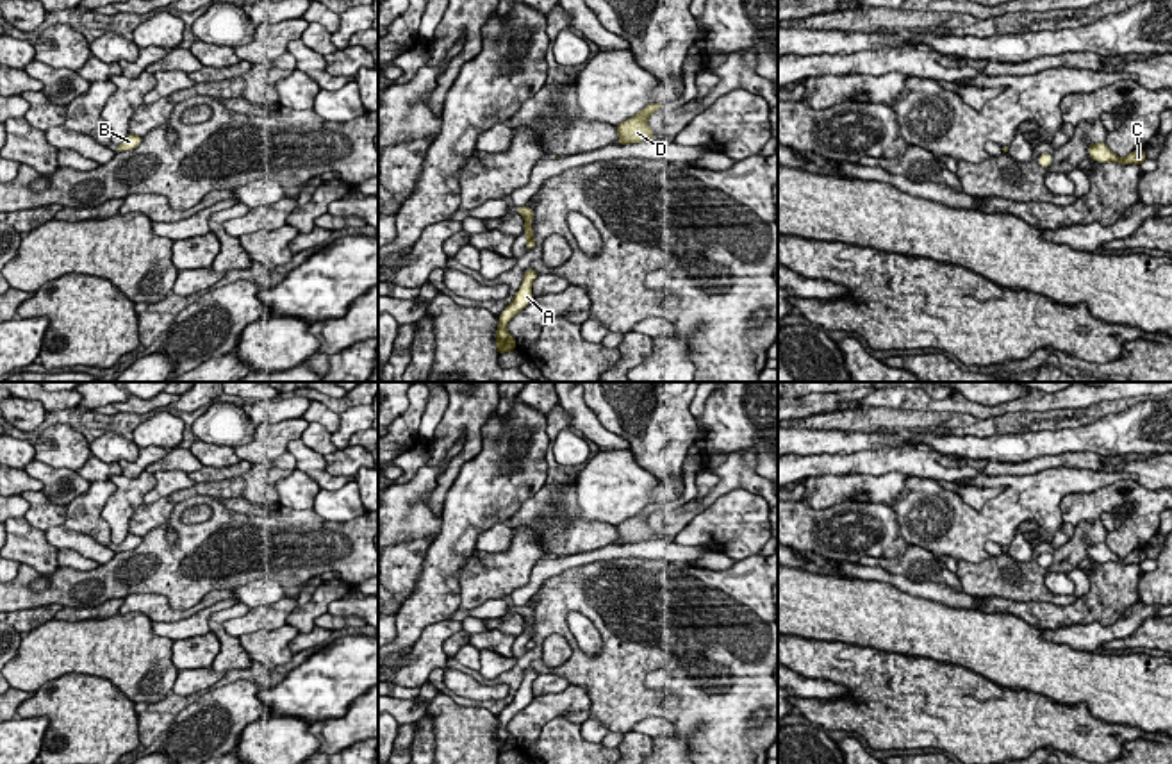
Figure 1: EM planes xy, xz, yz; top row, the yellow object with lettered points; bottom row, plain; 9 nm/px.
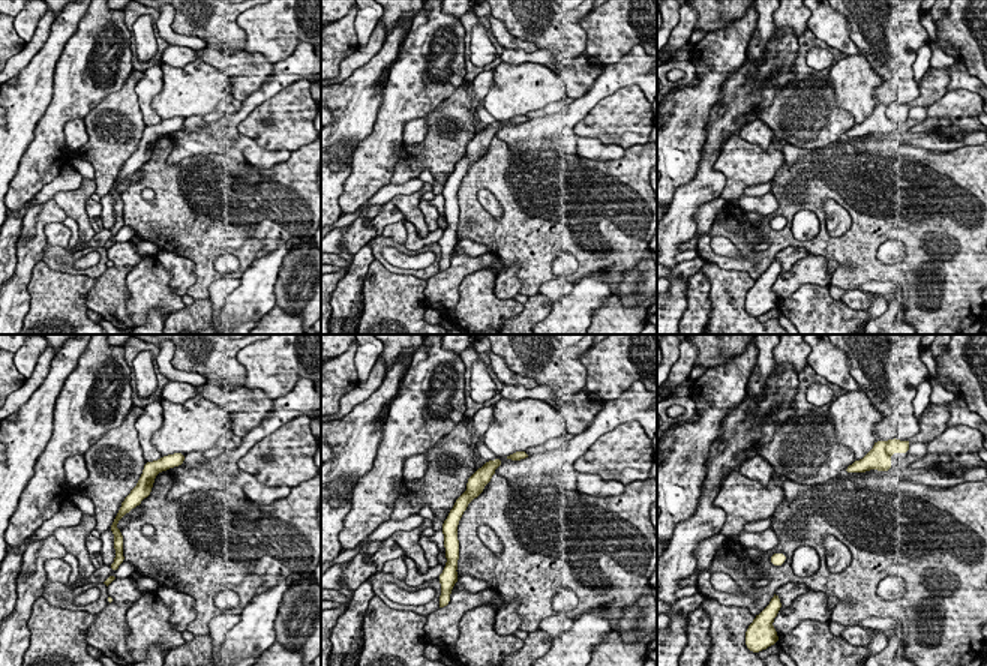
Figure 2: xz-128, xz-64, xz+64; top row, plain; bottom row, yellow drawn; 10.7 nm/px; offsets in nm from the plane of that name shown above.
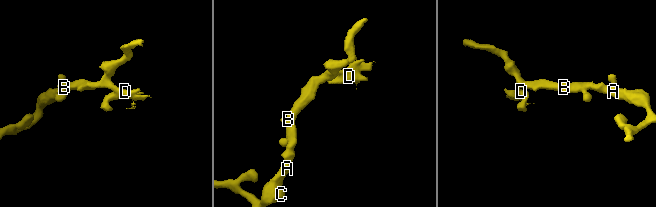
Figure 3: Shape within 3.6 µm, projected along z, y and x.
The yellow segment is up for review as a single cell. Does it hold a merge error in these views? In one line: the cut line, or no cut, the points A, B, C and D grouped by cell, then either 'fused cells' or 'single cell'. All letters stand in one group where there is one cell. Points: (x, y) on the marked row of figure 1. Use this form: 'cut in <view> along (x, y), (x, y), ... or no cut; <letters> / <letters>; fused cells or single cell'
no cut; A B C D; single cell

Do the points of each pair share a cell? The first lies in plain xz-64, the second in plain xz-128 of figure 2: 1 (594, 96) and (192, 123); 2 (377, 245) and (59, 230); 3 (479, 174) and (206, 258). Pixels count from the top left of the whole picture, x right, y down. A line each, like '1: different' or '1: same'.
1: different
2: different
3: same

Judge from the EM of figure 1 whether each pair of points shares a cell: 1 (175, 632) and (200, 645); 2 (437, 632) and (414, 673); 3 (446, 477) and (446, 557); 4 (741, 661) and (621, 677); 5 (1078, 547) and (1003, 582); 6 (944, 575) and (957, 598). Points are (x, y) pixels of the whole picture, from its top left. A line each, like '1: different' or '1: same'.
1: different
2: same
3: different
4: same
5: same
6: different

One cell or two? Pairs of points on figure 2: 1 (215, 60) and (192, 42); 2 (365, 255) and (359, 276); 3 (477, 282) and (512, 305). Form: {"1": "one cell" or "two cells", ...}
{"1": "two cells", "2": "one cell", "3": "one cell"}

